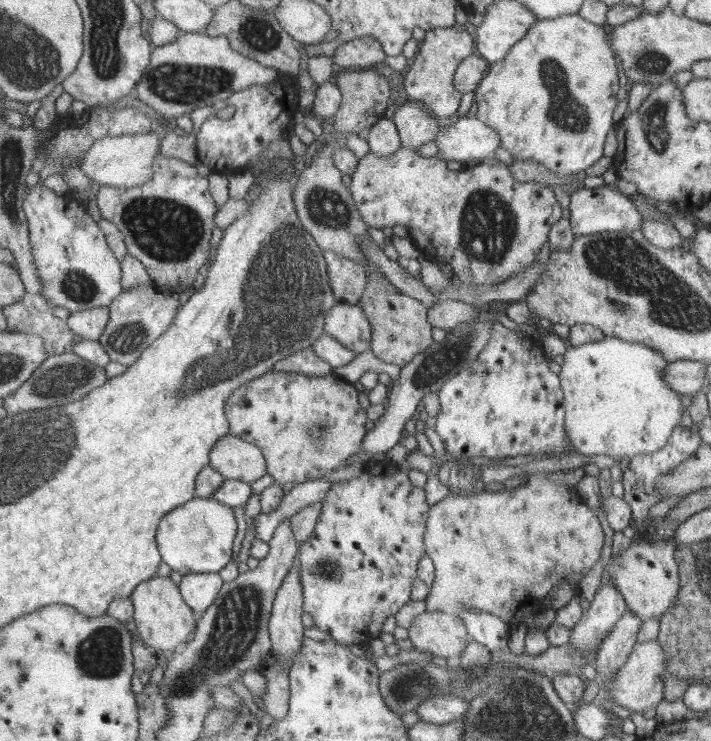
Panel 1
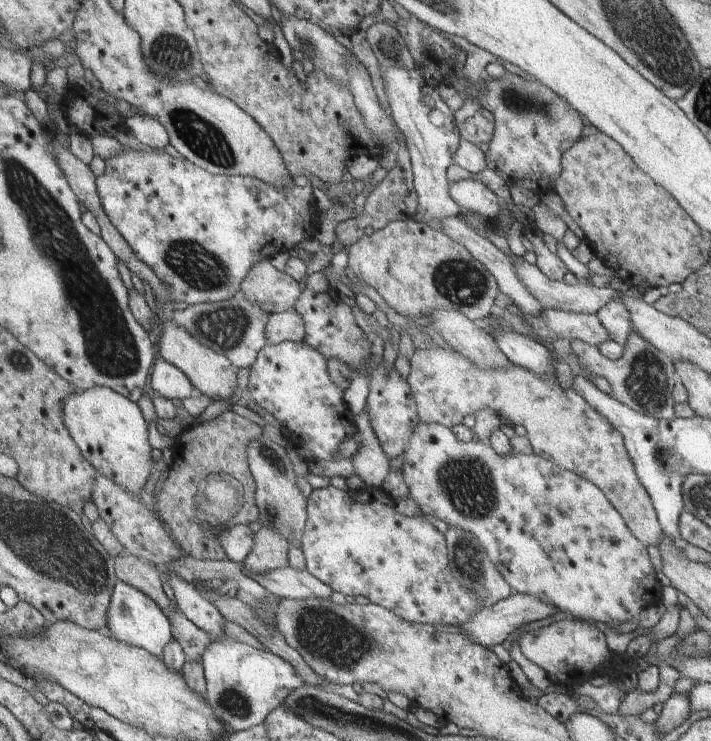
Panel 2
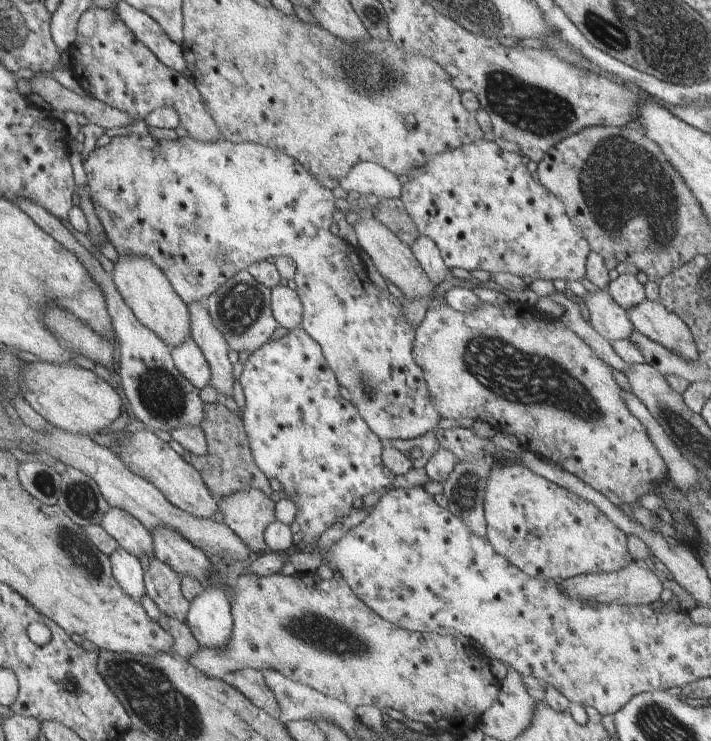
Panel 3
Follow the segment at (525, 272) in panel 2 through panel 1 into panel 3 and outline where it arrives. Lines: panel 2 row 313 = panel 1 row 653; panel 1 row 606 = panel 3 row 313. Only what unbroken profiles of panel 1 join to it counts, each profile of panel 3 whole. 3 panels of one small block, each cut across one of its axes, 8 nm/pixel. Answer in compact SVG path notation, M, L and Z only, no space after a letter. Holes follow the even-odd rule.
M608 290L589 292L584 304L590 314L592 328L606 340L628 339L633 329L629 314L610 296Z

